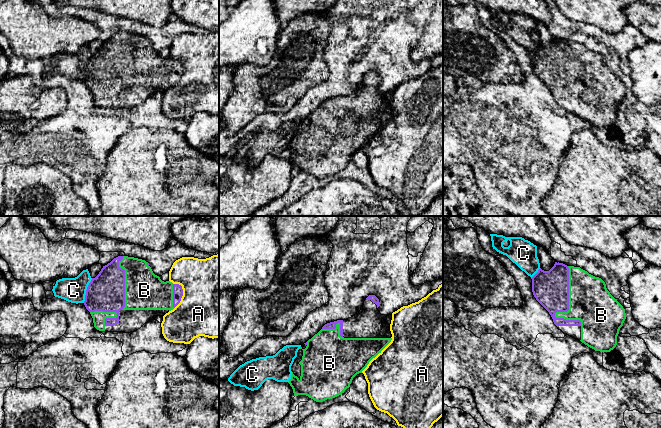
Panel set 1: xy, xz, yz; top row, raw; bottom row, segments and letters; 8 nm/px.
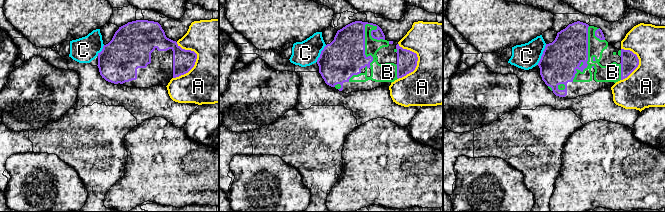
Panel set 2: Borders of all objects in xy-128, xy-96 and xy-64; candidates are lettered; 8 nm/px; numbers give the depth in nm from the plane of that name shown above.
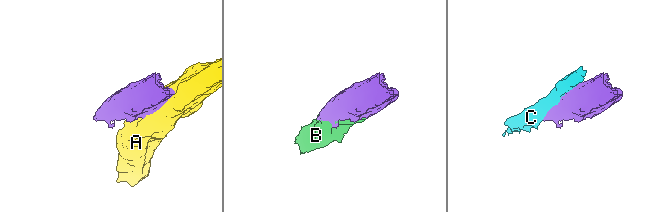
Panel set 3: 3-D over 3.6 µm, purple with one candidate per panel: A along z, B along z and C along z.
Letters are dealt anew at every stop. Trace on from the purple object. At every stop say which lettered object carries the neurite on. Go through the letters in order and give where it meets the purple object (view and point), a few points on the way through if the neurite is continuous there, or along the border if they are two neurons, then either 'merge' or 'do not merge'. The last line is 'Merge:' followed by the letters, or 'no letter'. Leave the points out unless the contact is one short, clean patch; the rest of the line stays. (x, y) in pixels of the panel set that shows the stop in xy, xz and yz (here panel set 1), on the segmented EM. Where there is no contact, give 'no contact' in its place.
A: contact xy (182, 295); do not merge
B: contact yz (567, 310); merge
C: contact xy (86, 290); do not merge
Merge: B

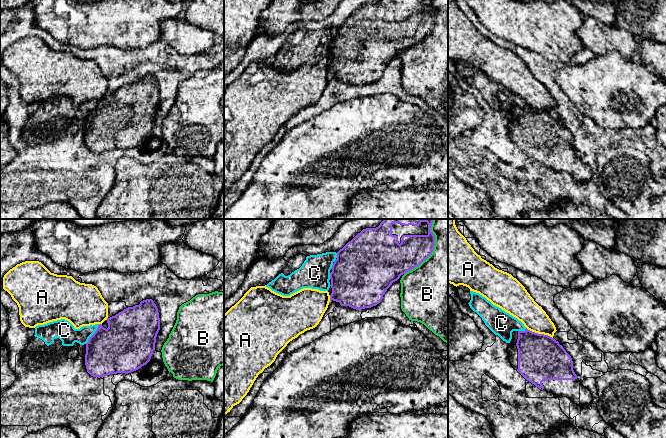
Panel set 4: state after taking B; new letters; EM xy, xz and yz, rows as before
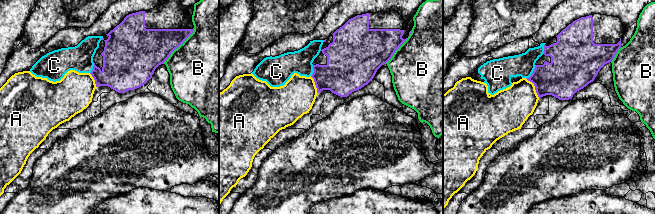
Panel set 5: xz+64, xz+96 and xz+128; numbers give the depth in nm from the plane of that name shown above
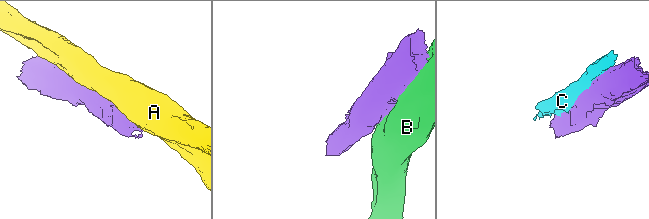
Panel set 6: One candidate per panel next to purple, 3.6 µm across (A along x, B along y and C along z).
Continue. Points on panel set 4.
A: contact yz (539, 334); do not merge
B: contact xz (432, 250); do not merge
C: contact xy (93, 334); do not merge
Merge: no letter

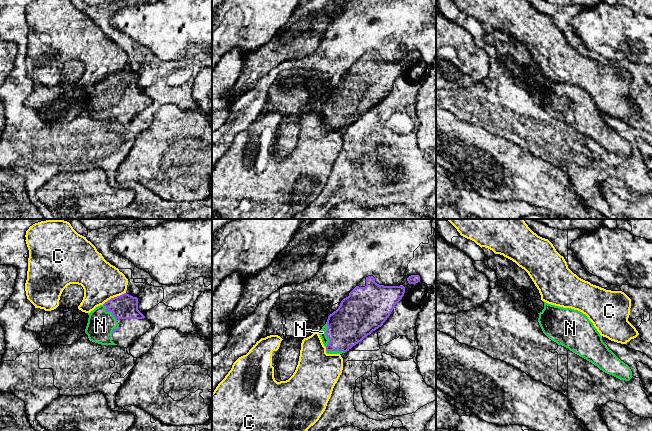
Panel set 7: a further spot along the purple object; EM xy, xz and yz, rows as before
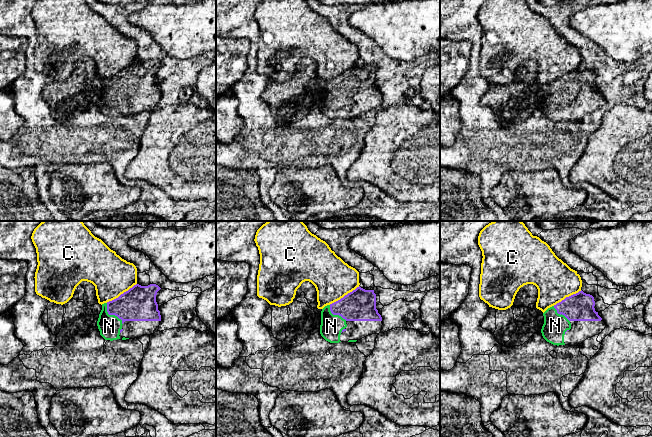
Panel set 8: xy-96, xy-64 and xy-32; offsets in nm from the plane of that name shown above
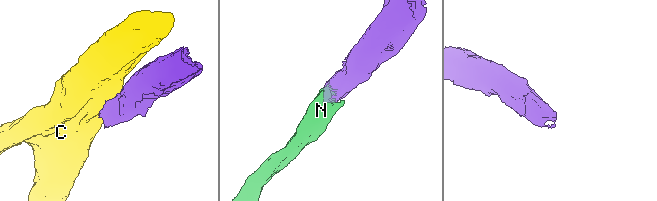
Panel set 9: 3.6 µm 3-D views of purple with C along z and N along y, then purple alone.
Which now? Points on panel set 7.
C: contact xy (114, 297); do not merge
N: contact xz (326, 335); way xz (353, 320), (338, 335), (326, 335), (322, 332); merge
Merge: N

